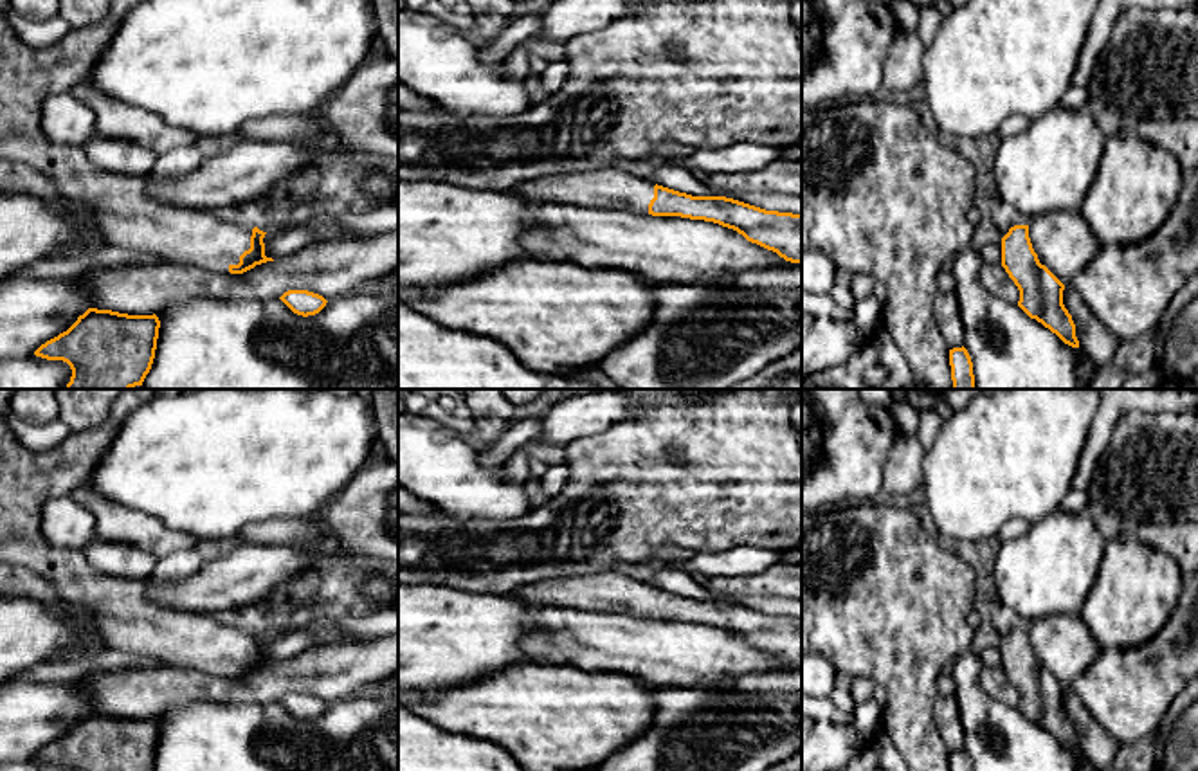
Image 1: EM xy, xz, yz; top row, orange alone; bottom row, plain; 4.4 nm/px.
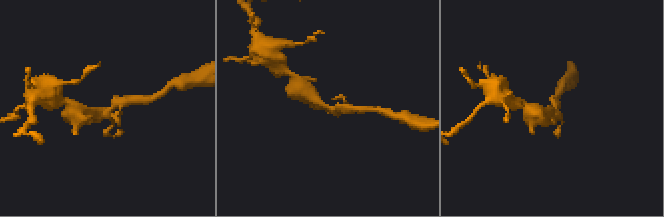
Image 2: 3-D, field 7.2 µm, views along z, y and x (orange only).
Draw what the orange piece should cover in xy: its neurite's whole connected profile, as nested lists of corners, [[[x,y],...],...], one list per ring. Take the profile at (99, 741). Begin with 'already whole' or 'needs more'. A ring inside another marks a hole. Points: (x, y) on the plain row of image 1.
already whole; [[[88,712],[34,758],[63,764],[70,771],[151,771],[160,724],[153,719],[128,719]]]

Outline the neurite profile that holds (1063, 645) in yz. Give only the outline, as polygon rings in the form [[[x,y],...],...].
[[[1070,614],[1030,621],[1029,641],[1039,667],[1063,688],[1070,688],[1101,650],[1085,621]]]

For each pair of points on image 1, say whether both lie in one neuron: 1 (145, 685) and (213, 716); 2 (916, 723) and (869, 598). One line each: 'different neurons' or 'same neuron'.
1: different neurons
2: same neuron

